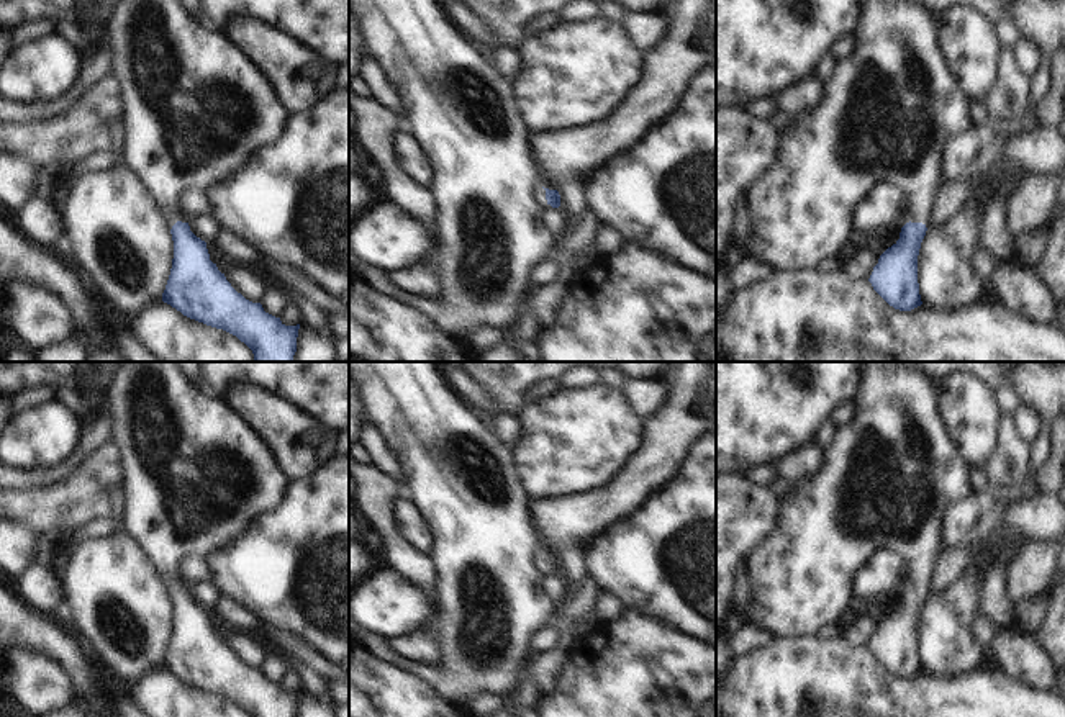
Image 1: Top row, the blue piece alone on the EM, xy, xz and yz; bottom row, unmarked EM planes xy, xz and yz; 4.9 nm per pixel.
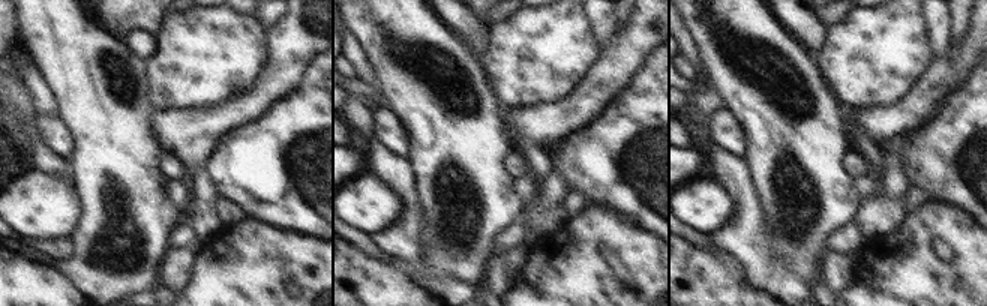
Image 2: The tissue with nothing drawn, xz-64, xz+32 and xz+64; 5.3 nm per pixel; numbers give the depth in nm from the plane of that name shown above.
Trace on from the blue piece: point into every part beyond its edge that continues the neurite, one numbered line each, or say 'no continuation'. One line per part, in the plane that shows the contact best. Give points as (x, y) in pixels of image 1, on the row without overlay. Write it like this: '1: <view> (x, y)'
1: yz (888, 477)

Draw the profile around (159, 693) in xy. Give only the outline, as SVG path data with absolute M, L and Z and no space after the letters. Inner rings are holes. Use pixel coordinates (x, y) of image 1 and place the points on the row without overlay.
M164 668L126 686L126 694L147 717L251 717L236 702L190 686Z

